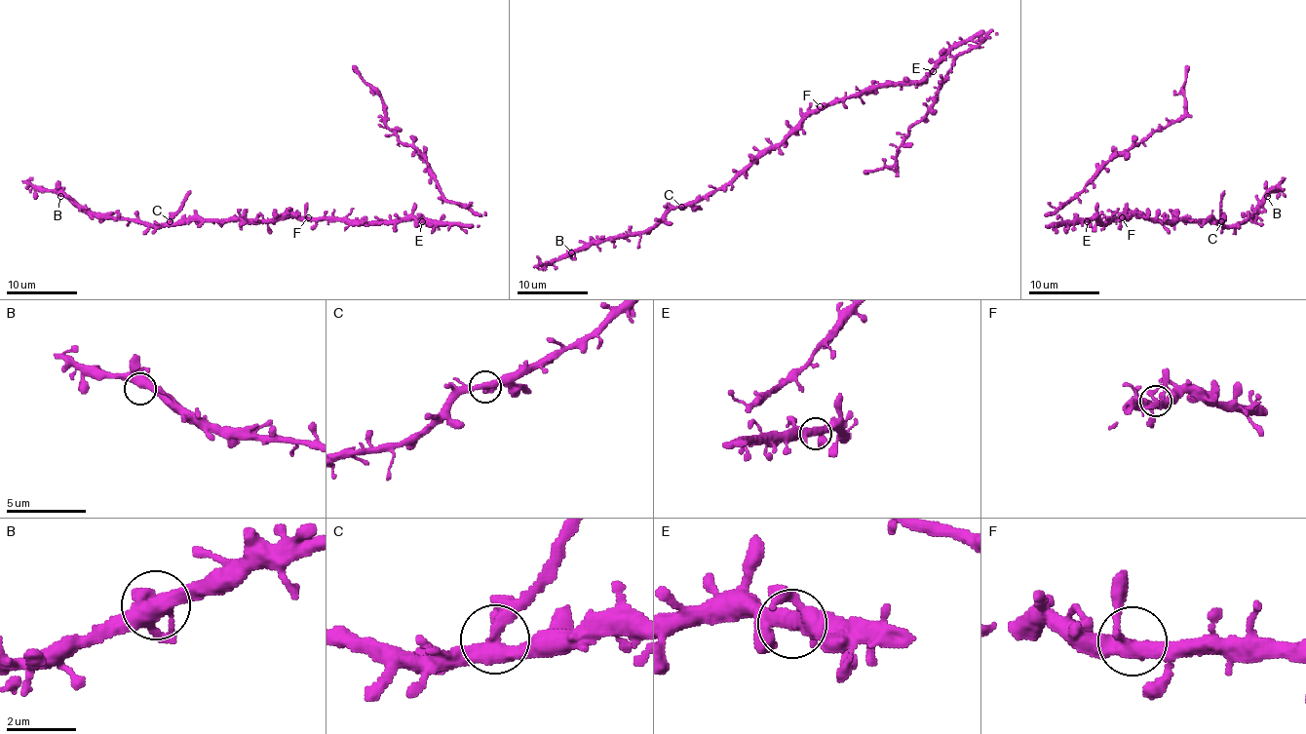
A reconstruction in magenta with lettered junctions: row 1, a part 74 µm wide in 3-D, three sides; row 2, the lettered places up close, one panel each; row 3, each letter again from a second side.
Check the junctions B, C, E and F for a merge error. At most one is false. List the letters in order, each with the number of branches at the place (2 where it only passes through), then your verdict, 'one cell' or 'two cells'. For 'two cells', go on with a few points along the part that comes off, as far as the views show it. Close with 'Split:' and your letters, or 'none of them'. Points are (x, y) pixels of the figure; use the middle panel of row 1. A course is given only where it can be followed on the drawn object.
B: branches 3; one cell
C: branches 3; two cells; course (681, 206), (697, 206), (701, 210)
E: branches 3; one cell
F: branches 3; one cell
Split: C

